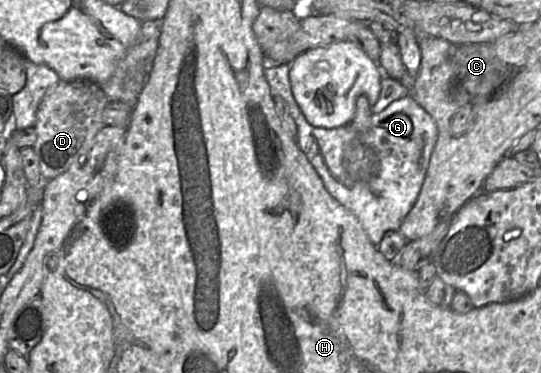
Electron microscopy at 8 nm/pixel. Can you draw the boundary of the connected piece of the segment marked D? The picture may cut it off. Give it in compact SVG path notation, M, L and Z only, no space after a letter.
M60 80L43 97L34 128L37 140L33 145L44 180L66 172L91 149L98 132L105 127L103 111L109 99L100 85L91 80Z

